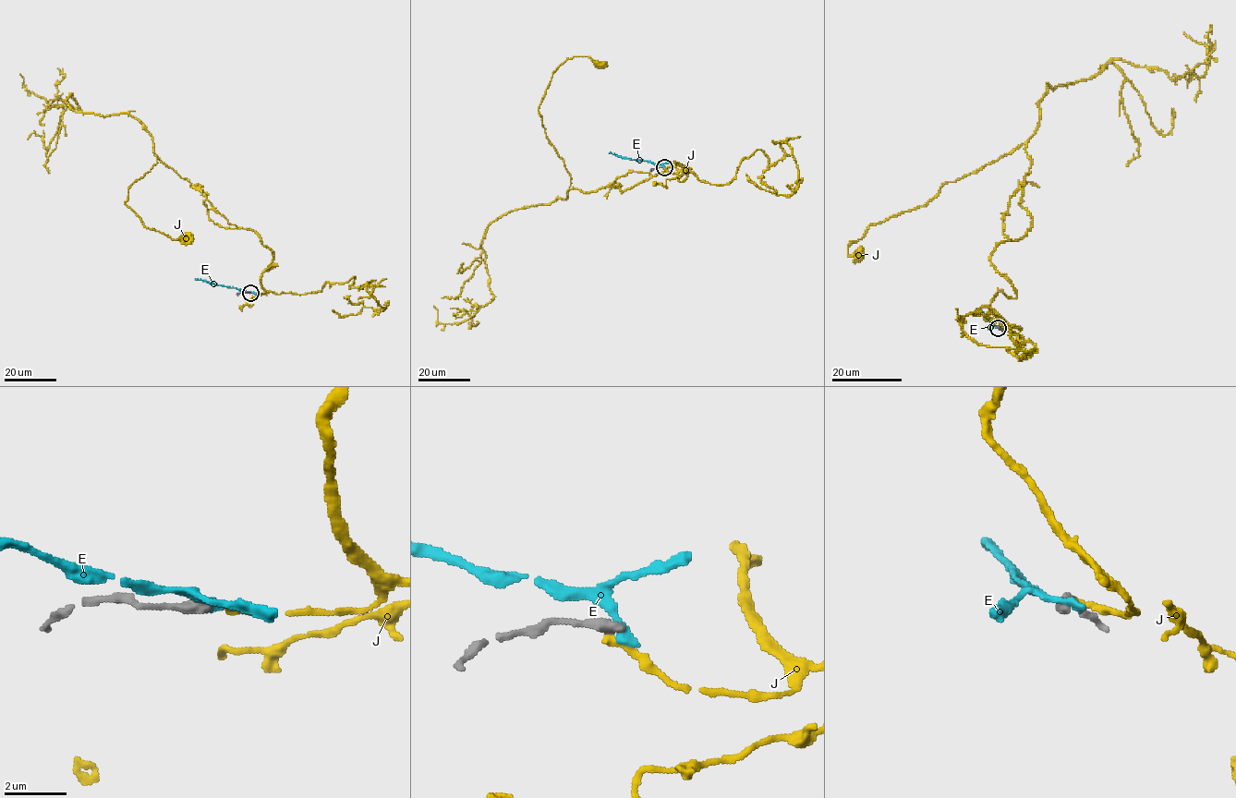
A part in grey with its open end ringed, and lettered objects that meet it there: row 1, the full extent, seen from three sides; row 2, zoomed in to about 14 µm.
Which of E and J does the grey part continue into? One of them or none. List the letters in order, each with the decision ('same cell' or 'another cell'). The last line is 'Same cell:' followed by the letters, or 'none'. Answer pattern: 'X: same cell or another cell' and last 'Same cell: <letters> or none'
E: another cell
J: another cell
Same cell: none

